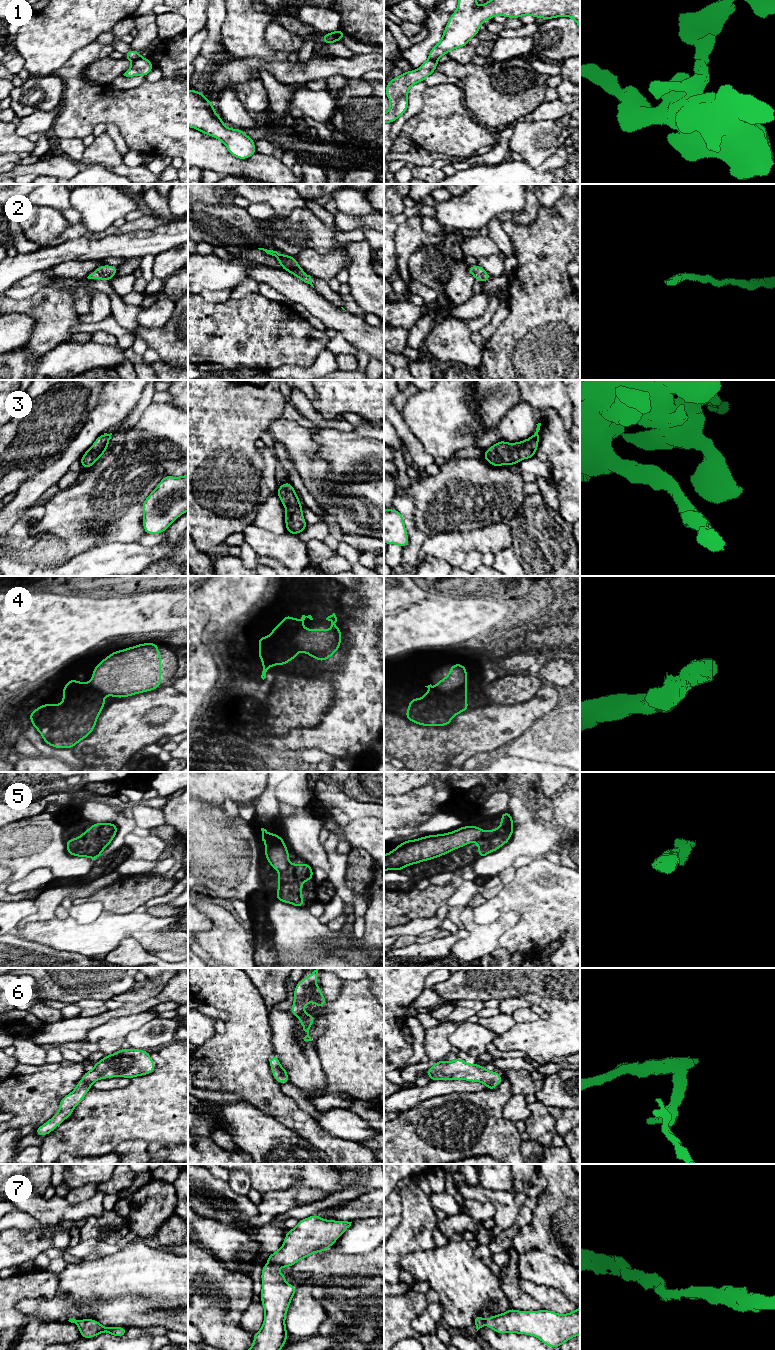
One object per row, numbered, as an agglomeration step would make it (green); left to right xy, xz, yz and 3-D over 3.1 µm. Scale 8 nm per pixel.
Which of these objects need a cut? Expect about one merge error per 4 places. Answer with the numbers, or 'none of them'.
1

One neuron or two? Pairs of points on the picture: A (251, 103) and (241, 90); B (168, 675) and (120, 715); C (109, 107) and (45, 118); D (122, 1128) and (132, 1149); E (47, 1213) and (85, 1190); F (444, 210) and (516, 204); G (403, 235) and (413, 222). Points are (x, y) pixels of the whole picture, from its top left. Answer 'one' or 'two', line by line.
A: one
B: two
C: two
D: two
E: two
F: one
G: one

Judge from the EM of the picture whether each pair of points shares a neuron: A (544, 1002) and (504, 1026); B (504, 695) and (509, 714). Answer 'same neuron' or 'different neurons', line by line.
A: different neurons
B: different neurons

